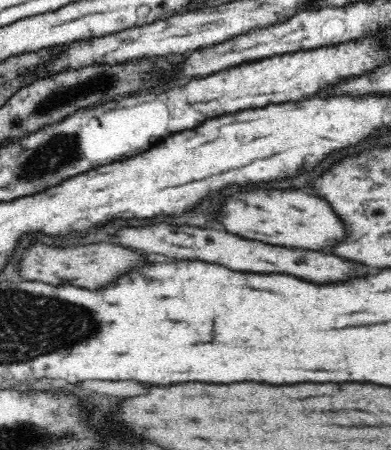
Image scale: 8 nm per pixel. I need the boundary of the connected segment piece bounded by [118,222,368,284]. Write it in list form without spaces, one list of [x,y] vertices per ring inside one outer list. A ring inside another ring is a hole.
[[[154,224],[144,228],[122,228],[118,232],[118,240],[122,246],[136,248],[142,252],[154,252],[164,254],[178,260],[202,260],[202,262],[214,262],[220,266],[226,266],[230,270],[238,272],[256,272],[256,274],[292,274],[302,280],[314,282],[314,284],[330,284],[330,282],[344,282],[358,276],[368,274],[368,268],[364,264],[350,262],[346,258],[334,256],[334,254],[322,254],[322,252],[310,252],[310,250],[294,250],[294,248],[282,248],[282,246],[270,246],[256,240],[244,240],[240,236],[220,232],[220,230],[208,230],[208,228],[192,228],[192,226],[168,226],[168,224]]]

